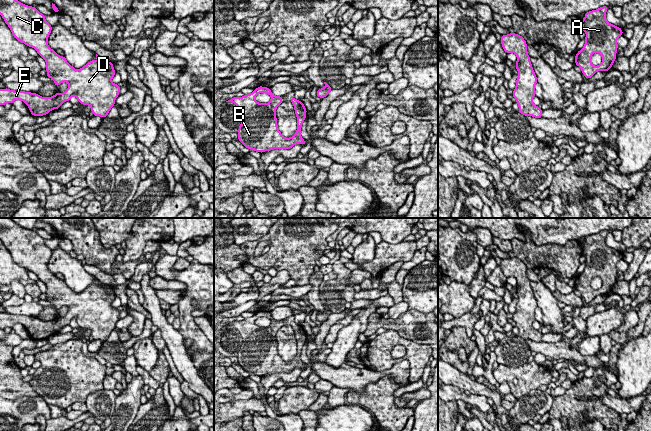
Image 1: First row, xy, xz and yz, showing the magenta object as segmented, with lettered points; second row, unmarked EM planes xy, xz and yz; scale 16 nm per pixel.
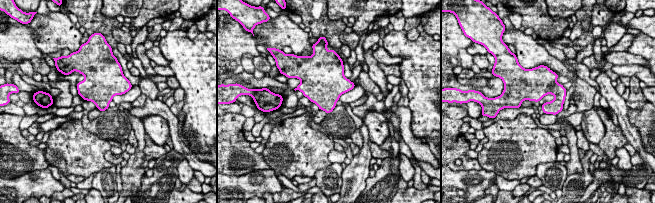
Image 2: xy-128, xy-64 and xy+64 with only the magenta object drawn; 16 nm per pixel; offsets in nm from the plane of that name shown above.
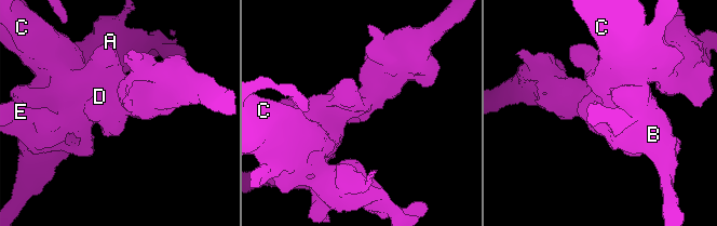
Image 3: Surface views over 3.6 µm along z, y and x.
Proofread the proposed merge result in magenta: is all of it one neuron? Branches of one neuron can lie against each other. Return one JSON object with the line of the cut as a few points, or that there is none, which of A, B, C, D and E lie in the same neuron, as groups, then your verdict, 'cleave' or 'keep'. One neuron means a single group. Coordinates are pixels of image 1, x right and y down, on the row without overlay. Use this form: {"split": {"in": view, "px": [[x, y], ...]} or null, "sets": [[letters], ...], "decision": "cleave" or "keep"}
{"split": null, "sets": [["A", "B", "C", "D", "E"]], "decision": "keep"}

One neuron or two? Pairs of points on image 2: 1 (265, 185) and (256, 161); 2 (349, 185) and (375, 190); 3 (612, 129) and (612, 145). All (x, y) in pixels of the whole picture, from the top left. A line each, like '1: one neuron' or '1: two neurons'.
1: two neurons
2: two neurons
3: one neuron

